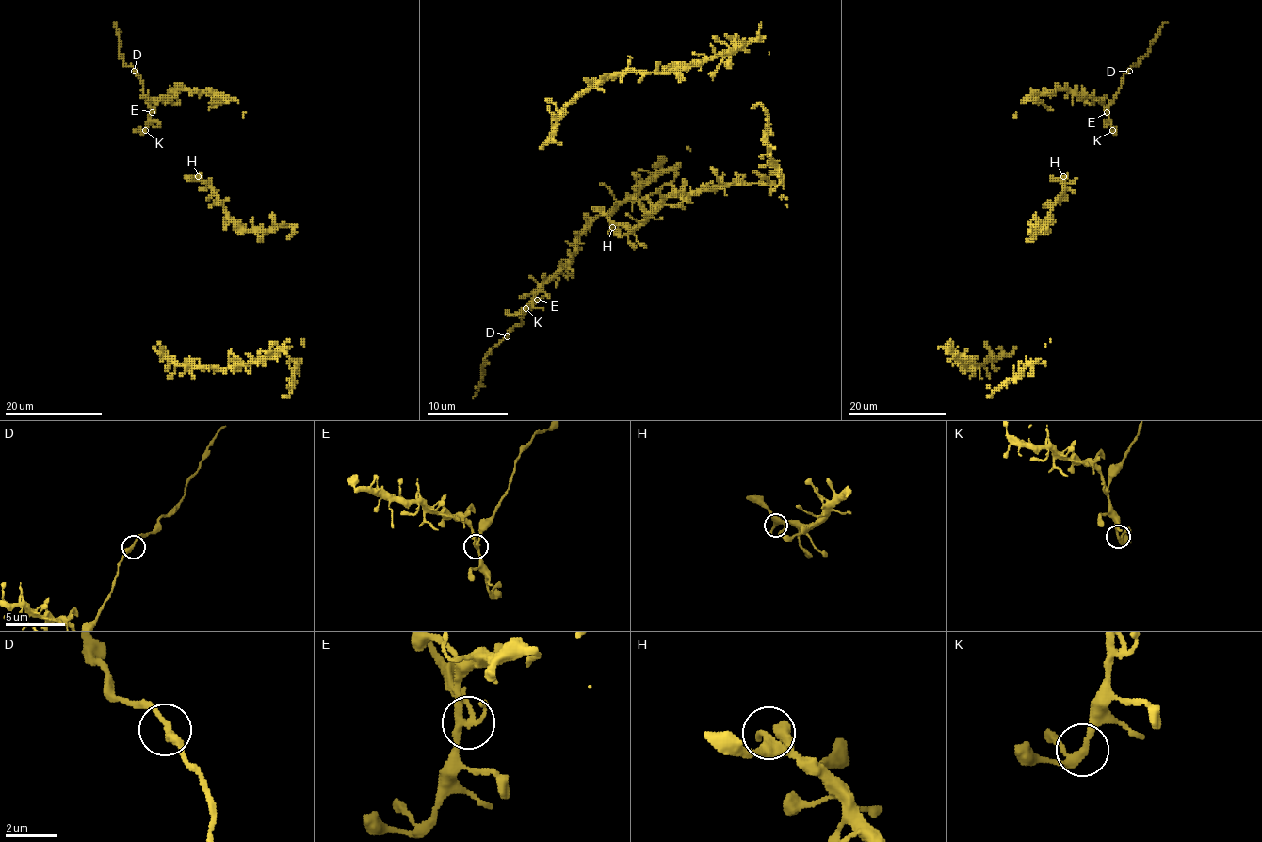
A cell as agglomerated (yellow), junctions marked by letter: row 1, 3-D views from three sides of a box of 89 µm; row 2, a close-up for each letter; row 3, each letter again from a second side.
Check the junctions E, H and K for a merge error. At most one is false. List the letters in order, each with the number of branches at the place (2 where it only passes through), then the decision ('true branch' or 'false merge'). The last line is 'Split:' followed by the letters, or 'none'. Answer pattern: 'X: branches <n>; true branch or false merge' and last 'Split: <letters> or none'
E: branches 3; false merge
H: branches 3; true branch
K: branches 3; true branch
Split: E

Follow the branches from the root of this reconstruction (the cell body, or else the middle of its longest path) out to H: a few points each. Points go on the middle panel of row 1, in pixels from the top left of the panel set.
H: (697, 193), (671, 193), (639, 225), (612, 227)

